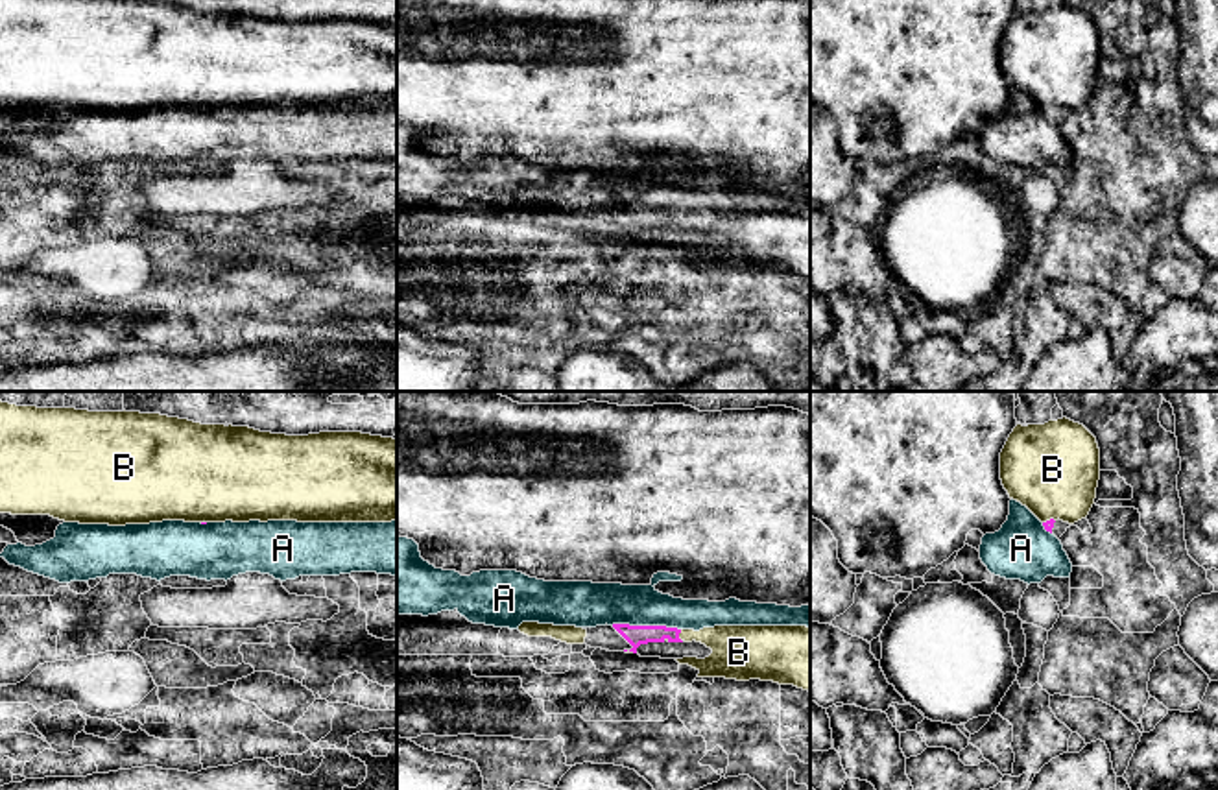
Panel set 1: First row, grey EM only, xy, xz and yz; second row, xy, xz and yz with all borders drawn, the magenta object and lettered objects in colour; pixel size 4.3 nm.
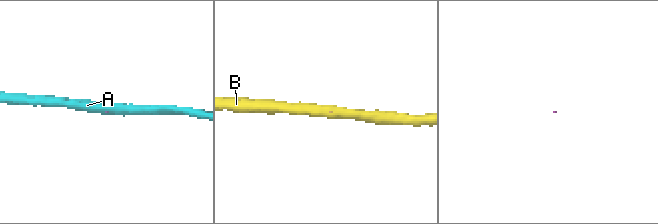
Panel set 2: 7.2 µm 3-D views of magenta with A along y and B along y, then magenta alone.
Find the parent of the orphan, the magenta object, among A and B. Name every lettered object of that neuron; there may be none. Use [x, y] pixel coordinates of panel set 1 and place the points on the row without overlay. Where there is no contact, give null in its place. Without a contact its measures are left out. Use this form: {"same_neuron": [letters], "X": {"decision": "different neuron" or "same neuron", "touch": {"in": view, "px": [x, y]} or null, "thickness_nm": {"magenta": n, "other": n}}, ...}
{"same_neuron": ["B"], "A": {"decision": "different neuron", "touch": {"in": "xz", "px": [646, 213]}, "thickness_nm": {"magenta": 90, "other": 190}}, "B": {"decision": "same neuron", "touch": {"in": "xz", "px": [678, 222]}, "thickness_nm": {"magenta": 90, "other": 190}}}

